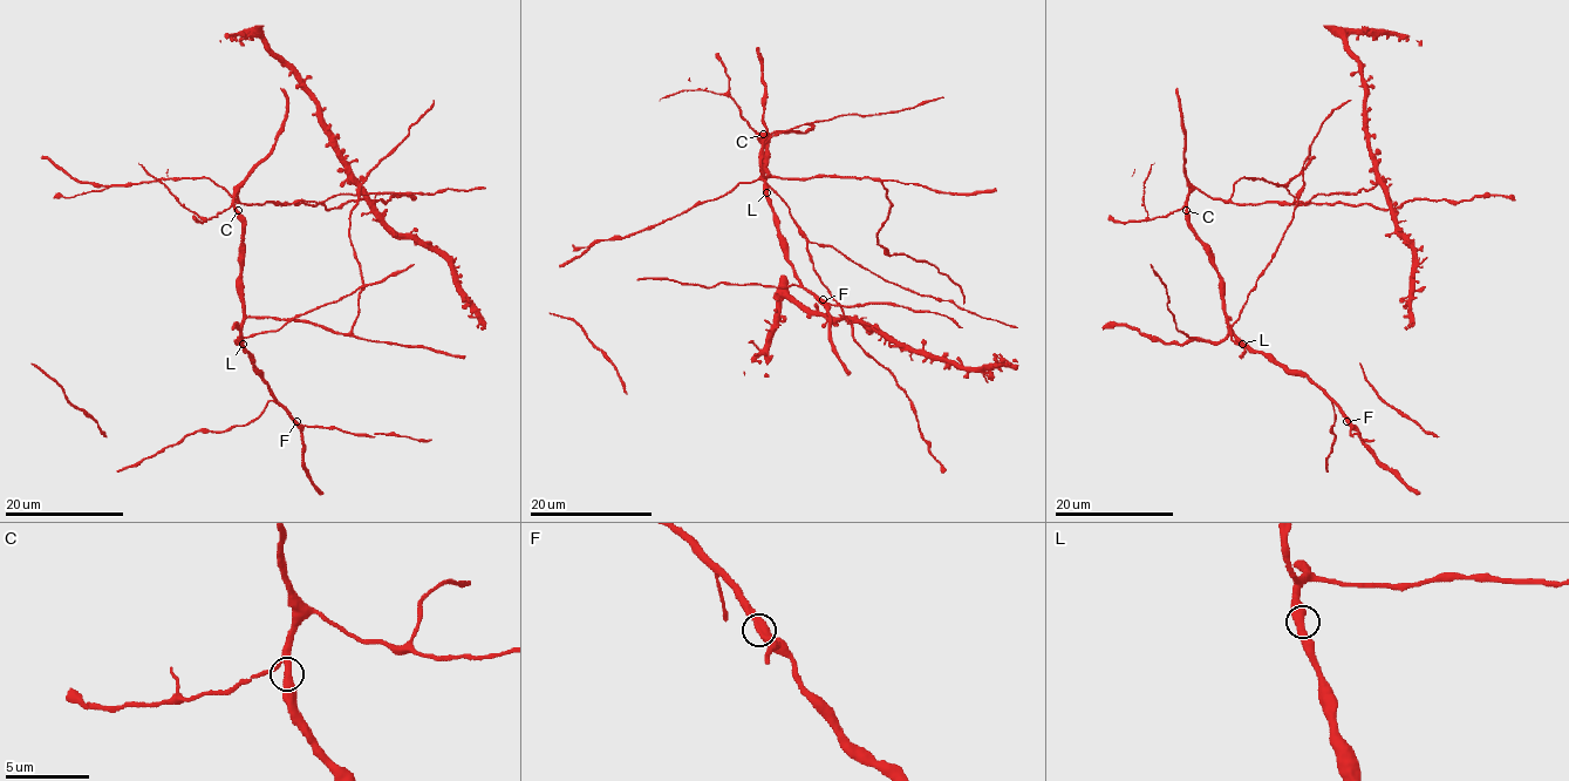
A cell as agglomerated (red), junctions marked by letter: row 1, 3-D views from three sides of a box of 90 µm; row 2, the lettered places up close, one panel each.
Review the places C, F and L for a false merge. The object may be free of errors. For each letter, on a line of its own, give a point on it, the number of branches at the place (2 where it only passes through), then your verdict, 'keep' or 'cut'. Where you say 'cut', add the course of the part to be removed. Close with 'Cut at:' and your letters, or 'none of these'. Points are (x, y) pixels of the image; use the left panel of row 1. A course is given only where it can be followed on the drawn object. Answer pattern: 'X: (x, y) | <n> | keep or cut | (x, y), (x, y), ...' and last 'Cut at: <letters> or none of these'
C: (238, 210) | 2 | keep
F: (297, 421) | 2 | keep
L: (243, 344) | 2 | keep
Cut at: none of these

